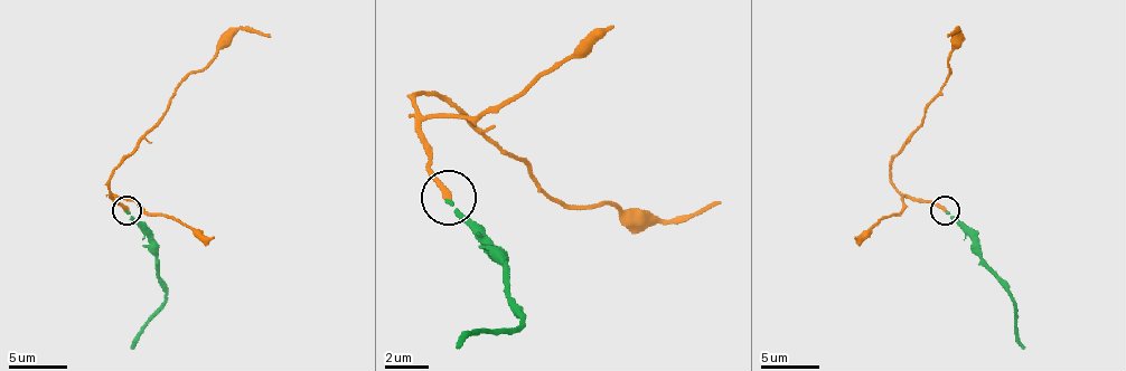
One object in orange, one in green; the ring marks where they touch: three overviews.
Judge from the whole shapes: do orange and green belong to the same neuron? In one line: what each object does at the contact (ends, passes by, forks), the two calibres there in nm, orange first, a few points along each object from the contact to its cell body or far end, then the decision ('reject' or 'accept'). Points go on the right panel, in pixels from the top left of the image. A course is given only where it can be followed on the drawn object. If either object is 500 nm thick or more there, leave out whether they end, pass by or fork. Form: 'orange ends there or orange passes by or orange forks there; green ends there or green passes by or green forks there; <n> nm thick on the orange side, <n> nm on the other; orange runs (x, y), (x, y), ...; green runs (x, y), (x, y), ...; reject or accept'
orange ends there; green ends there; 280 nm thick on the orange side, 130 nm on the other; orange runs (944, 210), (898, 189), (892, 158), (923, 120), (927, 103), (950, 74), (947, 59), (958, 30), (947, 36); green runs (947, 210), (970, 239), (979, 262), (1011, 296), (1016, 343), (1022, 349); accept

